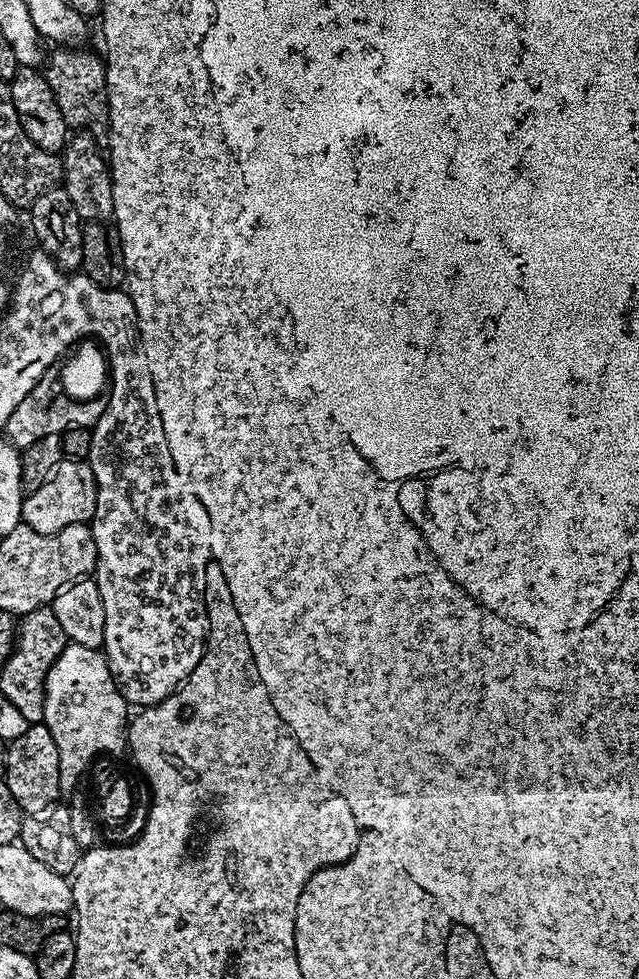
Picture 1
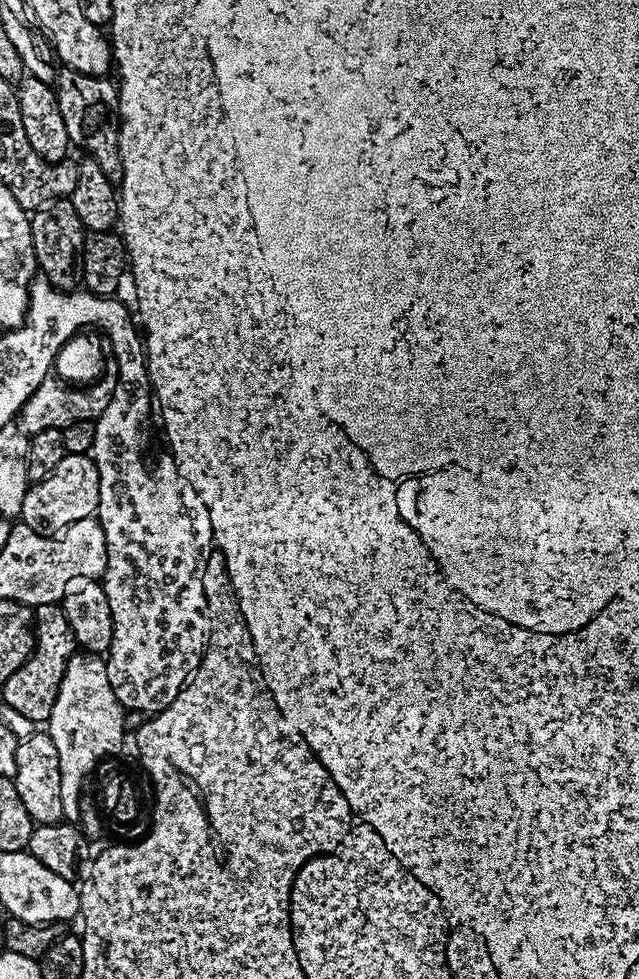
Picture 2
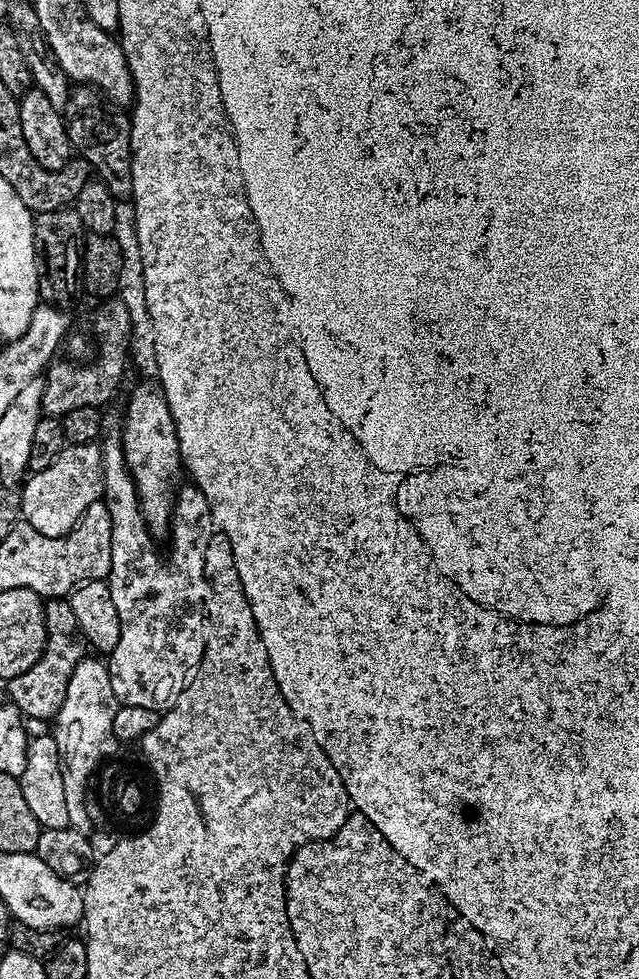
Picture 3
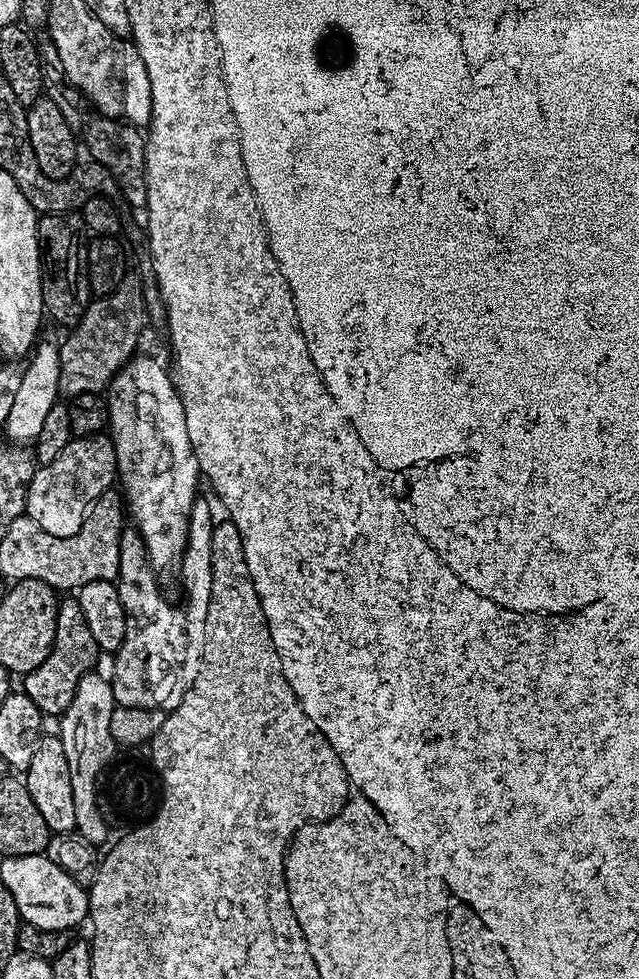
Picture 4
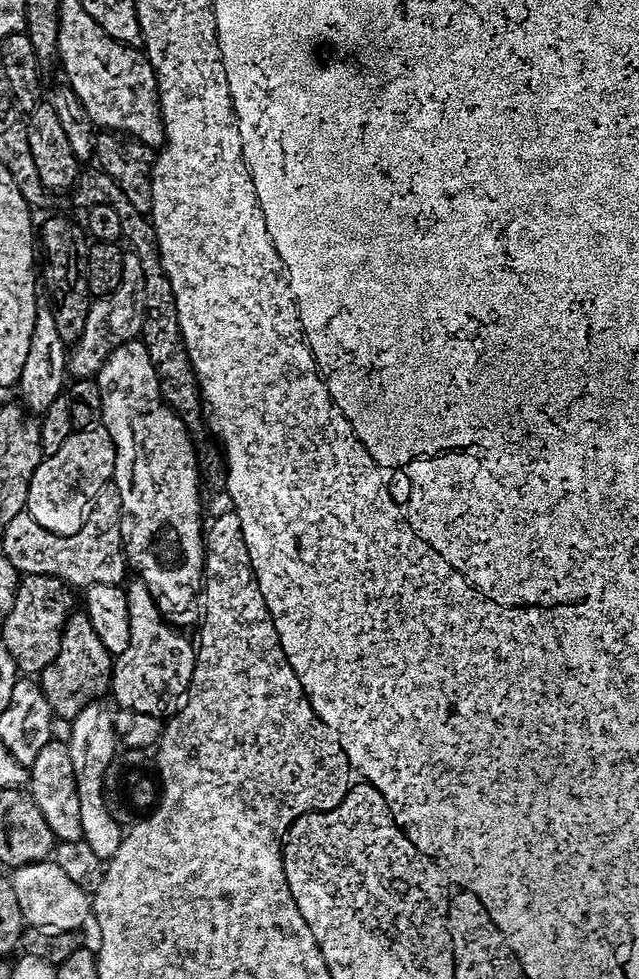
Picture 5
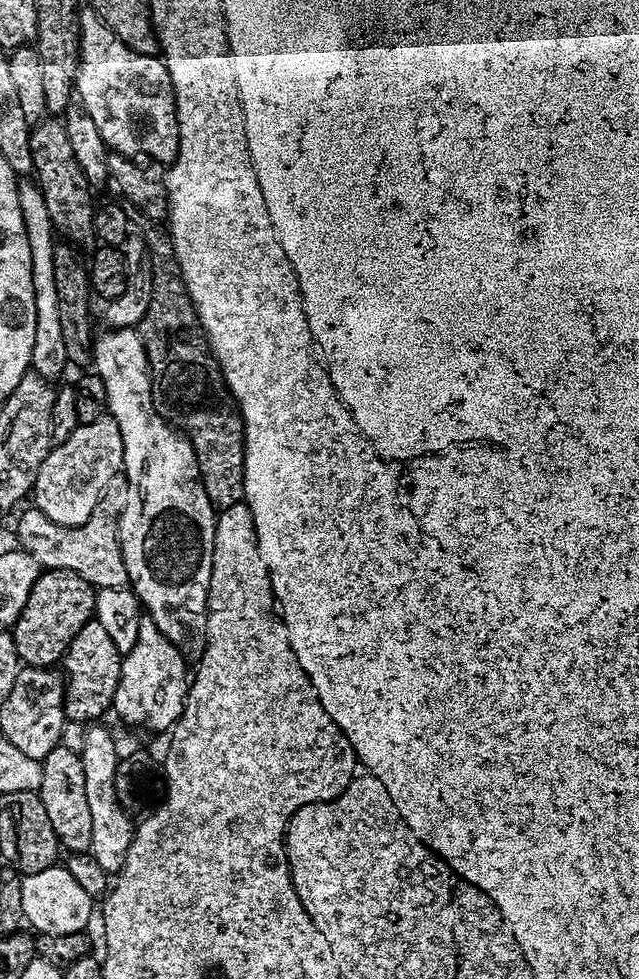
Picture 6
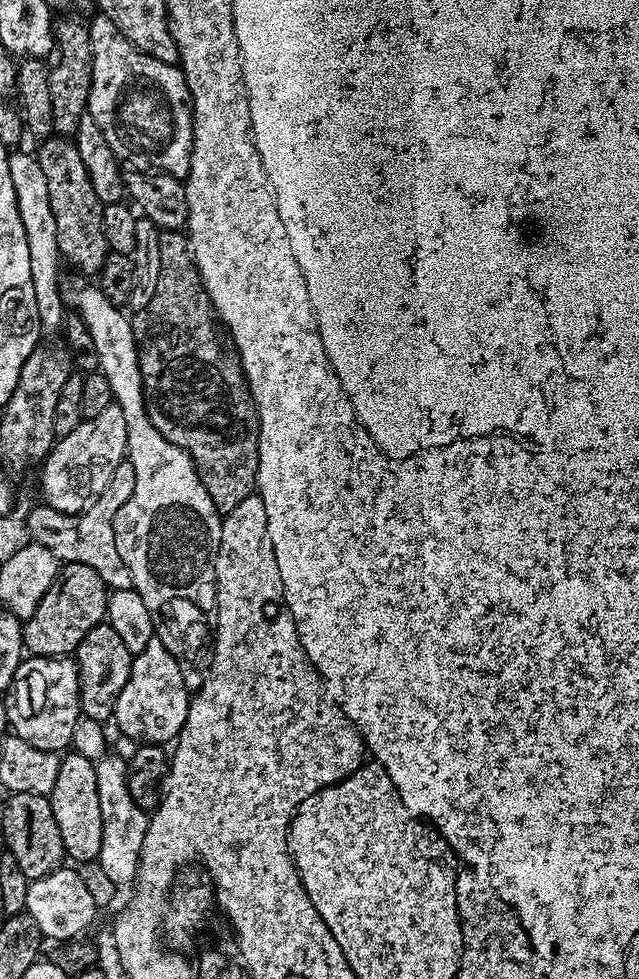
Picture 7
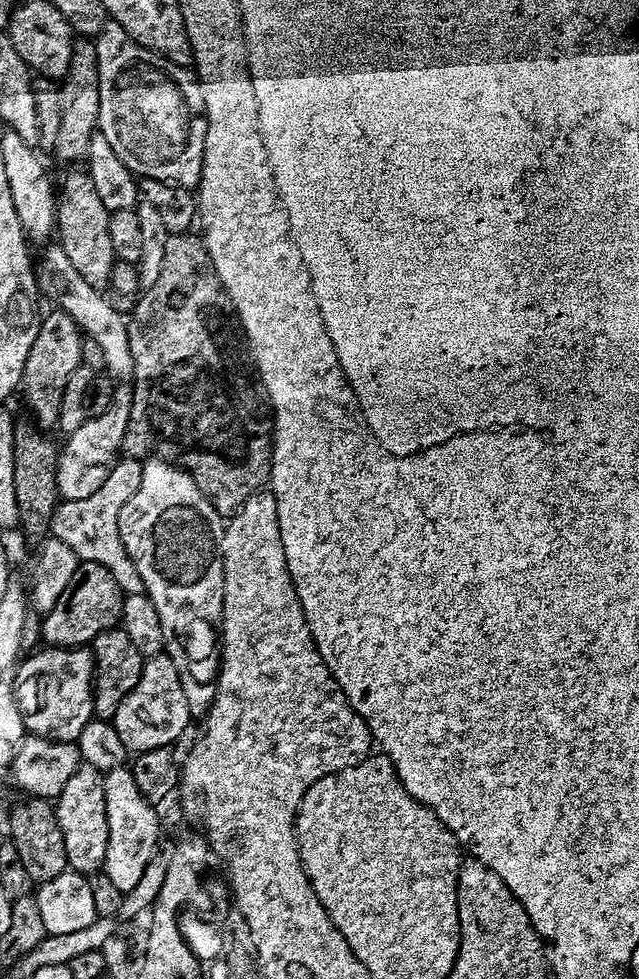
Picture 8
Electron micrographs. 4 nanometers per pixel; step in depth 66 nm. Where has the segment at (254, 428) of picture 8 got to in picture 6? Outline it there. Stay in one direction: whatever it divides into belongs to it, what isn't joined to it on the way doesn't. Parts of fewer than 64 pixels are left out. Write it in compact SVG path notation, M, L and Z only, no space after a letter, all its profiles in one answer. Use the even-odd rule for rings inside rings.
M148 227L152 228L145 230L142 243L150 261L152 299L148 301L148 309L139 322L138 331L146 350L148 368L152 372L152 401L156 413L177 432L183 432L184 437L192 443L200 467L200 481L204 483L206 494L213 506L223 510L241 503L244 494L244 423L240 421L237 405L224 386L220 368L208 350L208 342L204 339L192 299L184 289L184 281L180 278L180 268L176 265L176 255L172 249L172 238L163 227Z

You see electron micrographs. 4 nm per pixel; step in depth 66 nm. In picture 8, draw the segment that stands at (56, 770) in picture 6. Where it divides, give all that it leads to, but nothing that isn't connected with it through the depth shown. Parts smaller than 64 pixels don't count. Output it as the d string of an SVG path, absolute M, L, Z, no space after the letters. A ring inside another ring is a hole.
M81 763L70 778L70 782L66 782L66 786L62 786L60 795L55 797L54 809L66 844L66 858L71 871L91 874L103 869L108 845L104 777L105 773L94 766Z

